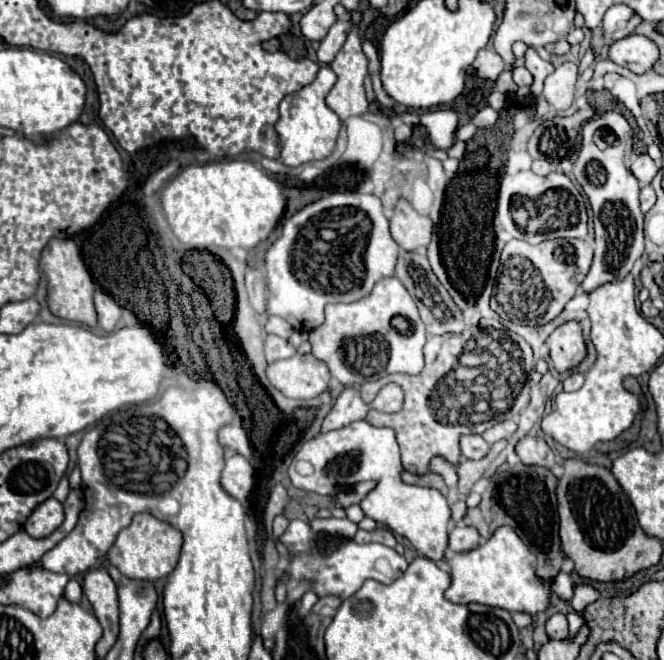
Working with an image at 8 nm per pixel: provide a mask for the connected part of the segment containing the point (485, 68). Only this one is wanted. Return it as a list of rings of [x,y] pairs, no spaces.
[[[480,50],[474,60],[474,70],[478,72],[480,78],[496,80],[498,74],[502,72],[502,64],[504,60],[494,50]]]

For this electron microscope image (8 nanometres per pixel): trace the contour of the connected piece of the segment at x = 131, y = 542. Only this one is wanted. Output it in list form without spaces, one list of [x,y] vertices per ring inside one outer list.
[[[142,512],[142,514],[134,516],[134,520],[132,520],[132,524],[128,528],[118,532],[112,548],[108,550],[108,560],[126,578],[154,582],[154,580],[166,578],[176,568],[180,548],[182,548],[182,536],[180,536],[180,532],[176,532],[176,528],[172,528],[166,522],[156,520],[148,512]]]

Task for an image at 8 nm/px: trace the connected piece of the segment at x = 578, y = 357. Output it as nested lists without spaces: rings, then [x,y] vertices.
[[[566,322],[546,340],[552,366],[558,374],[574,370],[586,358],[586,342],[578,322]]]

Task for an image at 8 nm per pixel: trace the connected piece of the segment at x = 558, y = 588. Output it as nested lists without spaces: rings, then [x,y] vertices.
[[[560,572],[560,574],[552,580],[552,592],[554,592],[560,600],[570,602],[570,600],[572,600],[572,594],[574,594],[574,586],[572,586],[570,574]]]

